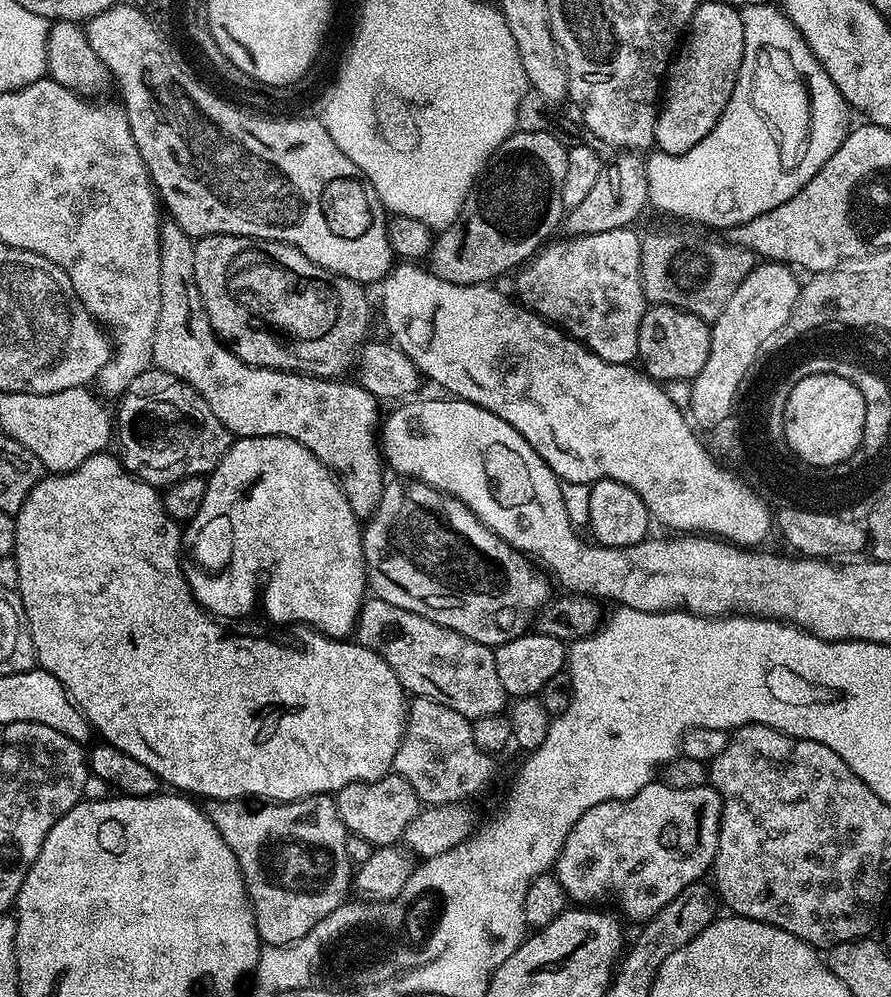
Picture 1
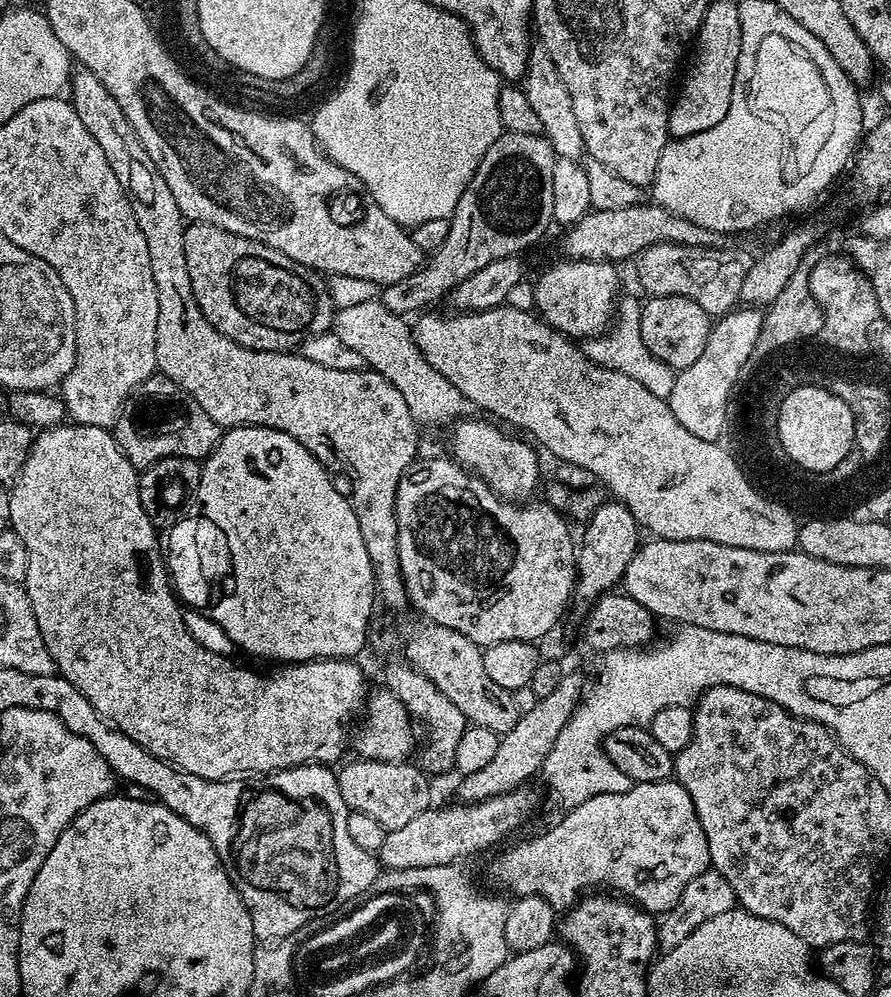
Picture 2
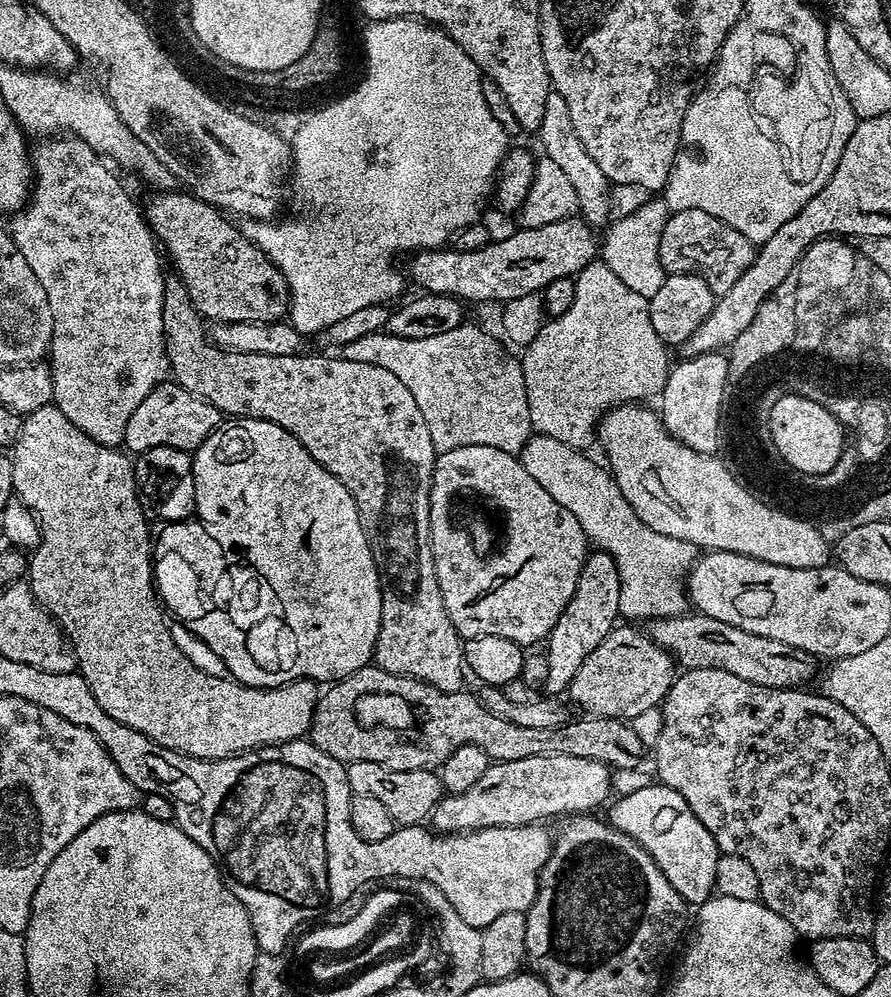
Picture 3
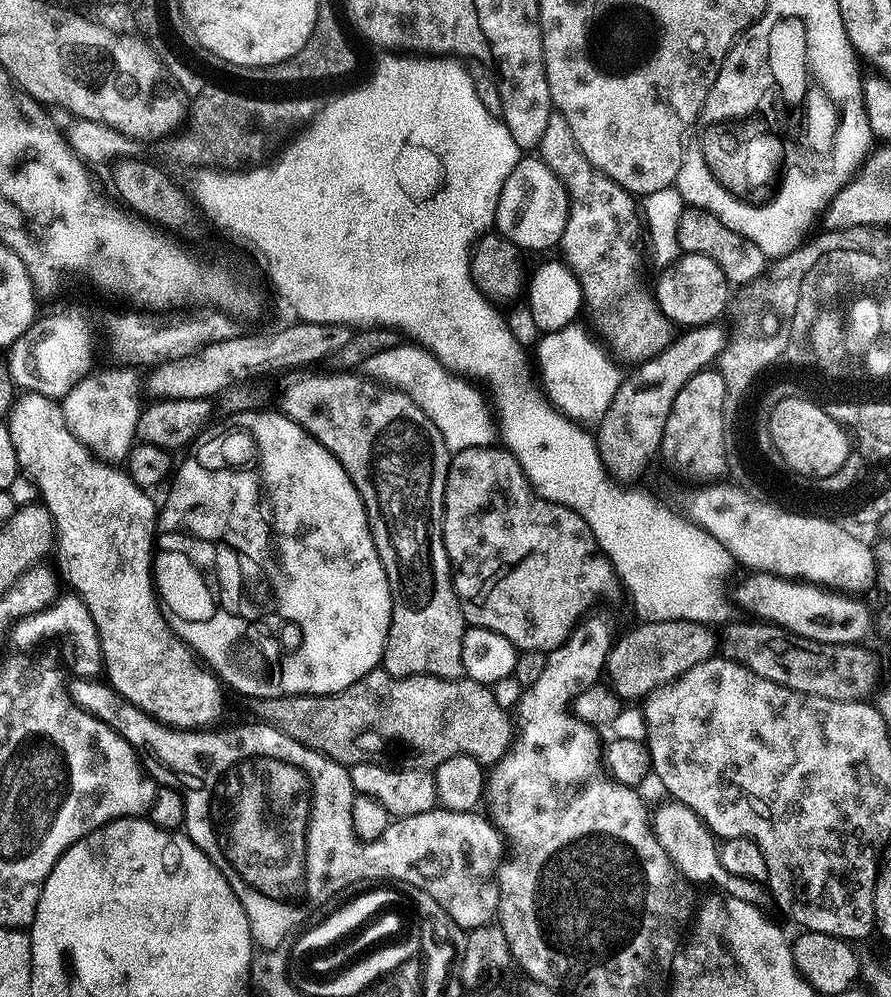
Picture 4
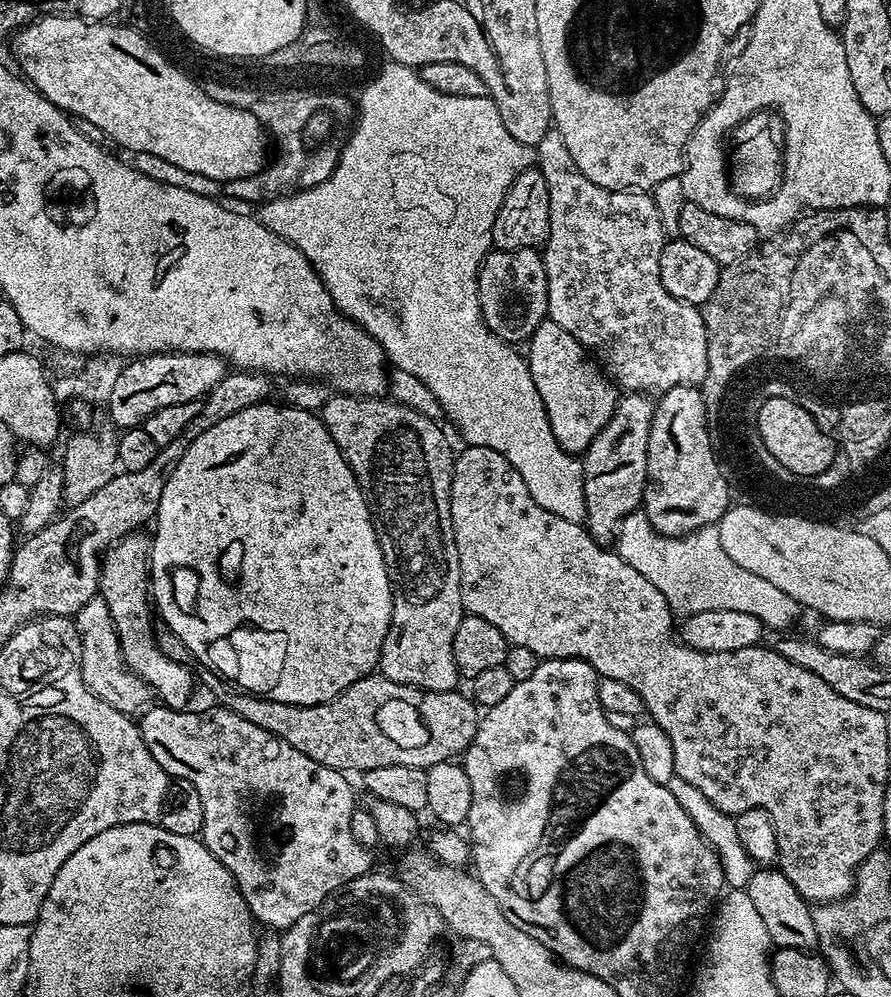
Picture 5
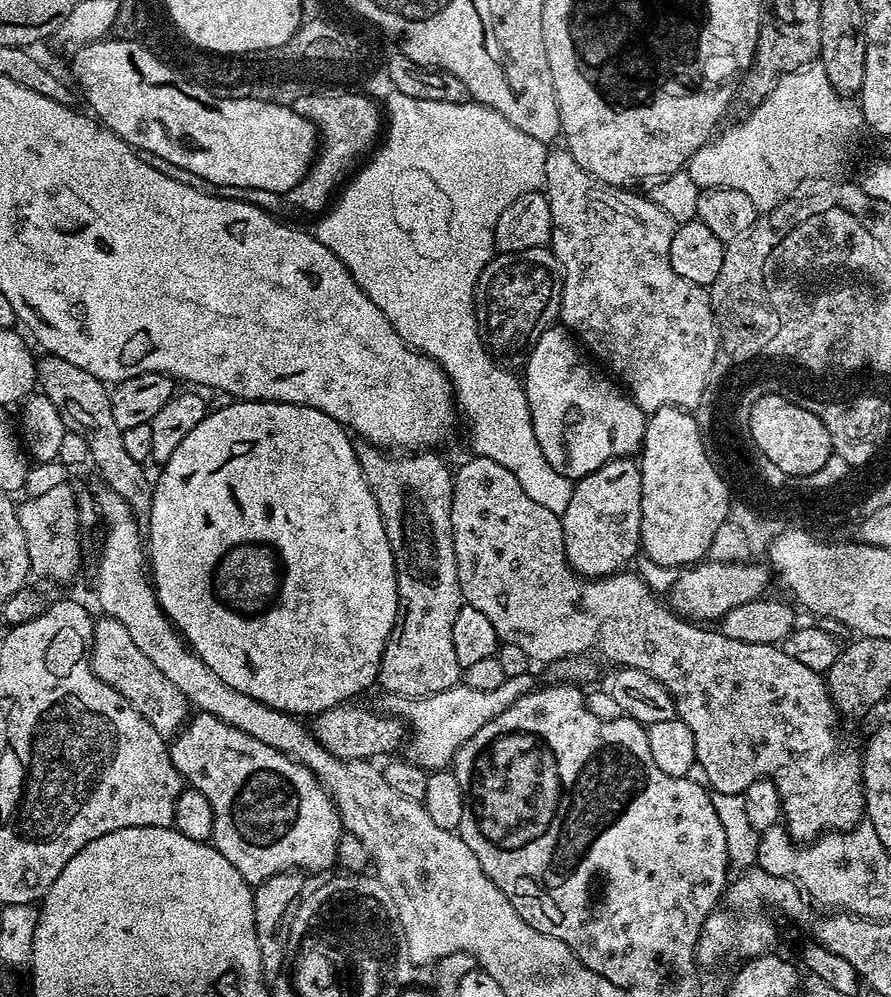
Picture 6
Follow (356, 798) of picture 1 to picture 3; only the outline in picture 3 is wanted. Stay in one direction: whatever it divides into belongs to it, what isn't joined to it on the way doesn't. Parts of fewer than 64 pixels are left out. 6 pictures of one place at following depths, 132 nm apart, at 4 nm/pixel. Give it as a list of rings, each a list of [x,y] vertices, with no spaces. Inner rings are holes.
[[[354,762],[347,765],[348,784],[352,787],[353,796],[366,794],[377,802],[382,802],[390,813],[390,818],[396,820],[397,825],[423,825],[436,809],[436,804],[445,795],[444,787],[439,775],[433,769],[422,770],[390,770],[378,762]]]

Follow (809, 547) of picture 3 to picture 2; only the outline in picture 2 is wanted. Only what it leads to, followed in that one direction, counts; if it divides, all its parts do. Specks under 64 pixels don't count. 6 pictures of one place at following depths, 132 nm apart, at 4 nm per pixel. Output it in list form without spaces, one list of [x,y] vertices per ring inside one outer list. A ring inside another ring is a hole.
[[[501,306],[481,312],[451,314],[452,316],[421,315],[419,317],[421,320],[414,324],[414,335],[418,349],[436,371],[440,371],[462,392],[472,406],[480,407],[497,416],[497,418],[494,417],[497,421],[506,420],[508,423],[529,432],[526,434],[537,445],[545,444],[558,459],[572,464],[568,466],[589,472],[599,483],[601,480],[612,491],[611,495],[621,504],[625,504],[630,510],[630,514],[634,514],[636,523],[640,525],[641,529],[648,531],[649,528],[653,537],[661,540],[713,540],[722,546],[738,546],[746,550],[762,550],[763,552],[791,552],[797,547],[798,533],[792,527],[792,520],[788,520],[788,512],[785,512],[783,508],[776,508],[776,504],[768,504],[765,500],[760,500],[760,495],[756,494],[751,479],[744,476],[735,455],[727,447],[724,449],[723,443],[694,438],[694,434],[690,434],[690,430],[686,430],[686,426],[682,426],[682,422],[678,422],[678,418],[674,418],[667,400],[650,394],[650,390],[646,390],[646,386],[642,386],[642,382],[634,382],[634,378],[630,378],[630,374],[622,374],[618,370],[610,370],[601,364],[594,363],[584,353],[583,347],[579,343],[573,342],[556,328],[551,328],[550,325],[533,315],[531,311],[529,311],[530,313],[523,312],[520,308],[512,307]]]

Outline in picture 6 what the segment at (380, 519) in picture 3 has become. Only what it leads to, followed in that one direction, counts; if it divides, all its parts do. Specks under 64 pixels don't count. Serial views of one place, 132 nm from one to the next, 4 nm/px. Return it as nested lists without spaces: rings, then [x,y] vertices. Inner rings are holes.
[[[367,442],[356,444],[356,457],[378,502],[378,510],[382,514],[386,538],[390,542],[396,567],[400,611],[384,647],[378,677],[379,687],[384,687],[383,691],[389,696],[429,696],[455,688],[462,680],[462,669],[454,654],[454,618],[458,618],[462,603],[450,522],[454,472],[451,467],[448,469],[444,465],[442,457],[435,456],[434,453],[432,450],[416,450],[411,454],[397,454]]]

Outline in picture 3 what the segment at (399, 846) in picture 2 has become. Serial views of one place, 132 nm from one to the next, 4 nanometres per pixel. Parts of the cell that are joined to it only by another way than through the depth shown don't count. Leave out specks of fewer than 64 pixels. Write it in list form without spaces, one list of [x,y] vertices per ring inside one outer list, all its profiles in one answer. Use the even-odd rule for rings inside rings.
[[[550,754],[549,756],[531,756],[530,758],[518,758],[517,760],[501,760],[499,762],[489,763],[486,774],[482,774],[482,778],[478,778],[478,782],[474,782],[474,786],[470,786],[470,790],[464,790],[462,794],[448,794],[438,801],[436,809],[430,817],[430,824],[437,833],[440,834],[463,834],[466,832],[474,832],[477,828],[497,828],[498,826],[522,826],[523,824],[534,824],[544,822],[547,816],[564,816],[569,817],[571,814],[588,814],[603,802],[614,788],[614,776],[608,765],[598,760],[590,758],[574,758],[570,754]]]

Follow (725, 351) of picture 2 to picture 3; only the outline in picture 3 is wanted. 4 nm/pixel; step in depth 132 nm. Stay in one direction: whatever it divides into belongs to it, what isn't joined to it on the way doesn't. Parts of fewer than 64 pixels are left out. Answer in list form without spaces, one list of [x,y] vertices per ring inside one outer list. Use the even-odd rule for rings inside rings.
[[[723,351],[703,352],[697,356],[681,359],[681,364],[671,369],[664,391],[658,397],[658,411],[671,436],[678,438],[695,452],[719,453],[722,447],[722,417],[725,408],[725,393],[728,390],[728,357]]]

